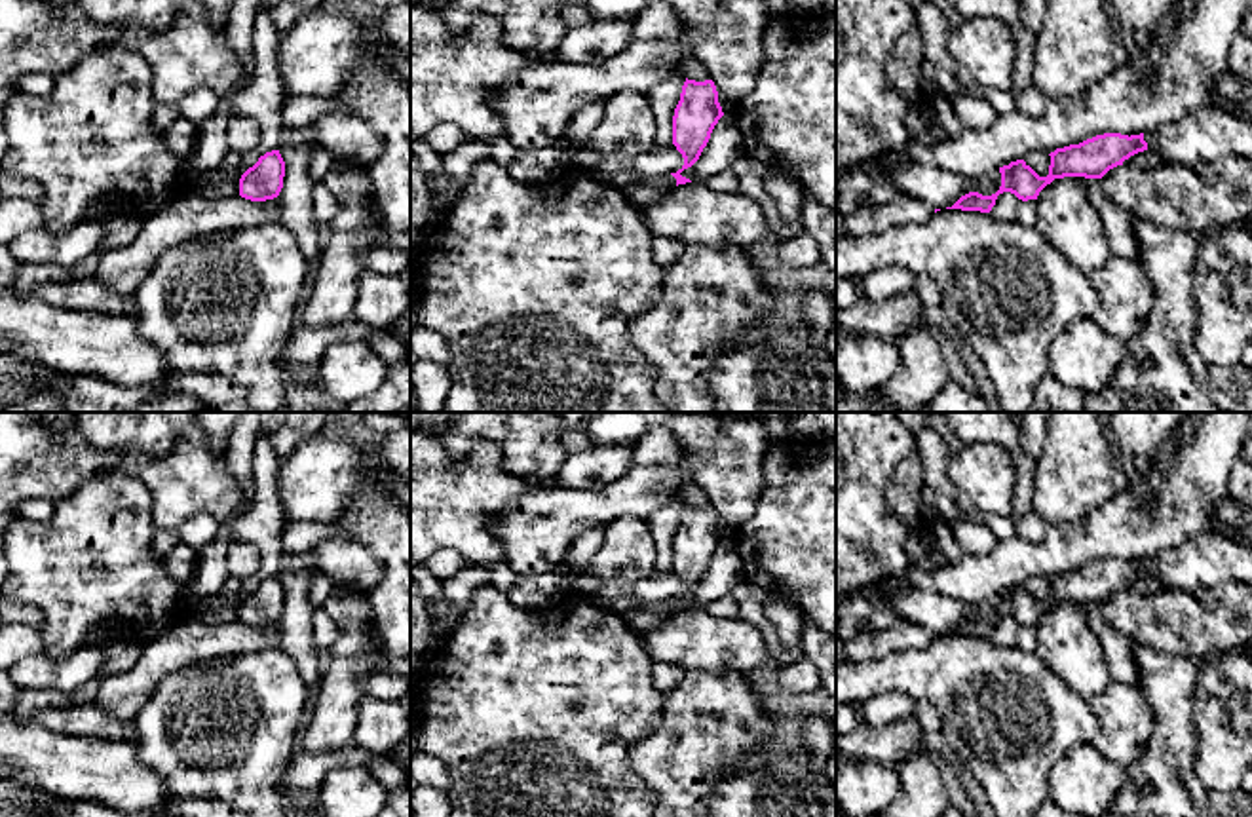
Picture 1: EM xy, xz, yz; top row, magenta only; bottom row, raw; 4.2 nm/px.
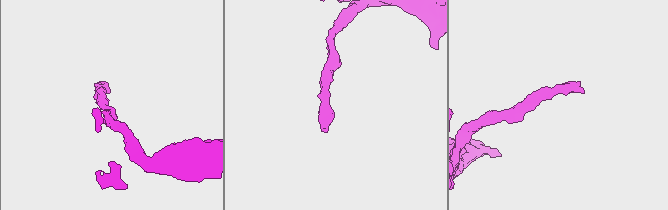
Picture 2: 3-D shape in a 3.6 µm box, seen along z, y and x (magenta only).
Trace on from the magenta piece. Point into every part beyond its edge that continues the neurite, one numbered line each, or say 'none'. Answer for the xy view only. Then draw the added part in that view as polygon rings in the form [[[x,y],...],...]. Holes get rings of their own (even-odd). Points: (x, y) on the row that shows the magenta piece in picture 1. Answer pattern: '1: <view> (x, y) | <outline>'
none

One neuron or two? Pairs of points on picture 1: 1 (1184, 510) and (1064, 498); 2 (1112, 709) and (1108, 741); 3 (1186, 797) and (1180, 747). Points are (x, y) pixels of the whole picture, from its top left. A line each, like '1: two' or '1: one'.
1: two
2: one
3: one

